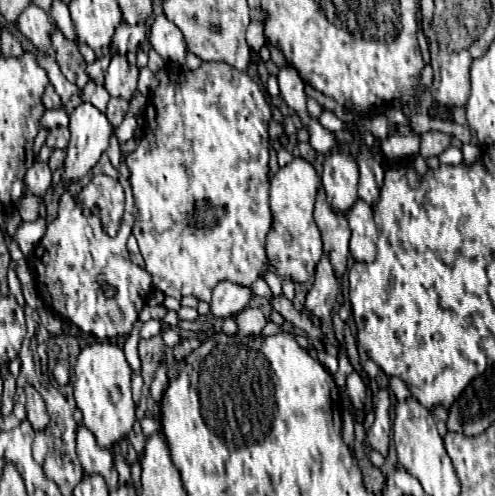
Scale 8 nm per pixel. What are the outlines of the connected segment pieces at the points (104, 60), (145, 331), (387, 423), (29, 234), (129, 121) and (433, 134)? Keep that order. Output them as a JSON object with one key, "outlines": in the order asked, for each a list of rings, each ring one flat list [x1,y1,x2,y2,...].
{"outlines":[[[104,51,99,61,95,61,93,65,87,65,87,73,95,83,103,83,103,73,107,69,107,63,110,63,112,56,108,51]],[[150,319,149,321,143,324,143,327,140,332,140,336,143,339,149,339,161,331,161,325,158,320]],[[379,389,375,423,369,429,369,443,383,457,387,455,389,449,389,435,391,435,391,401,389,401,389,393,385,389]],[[39,217,35,222,22,221,19,227,17,227,14,239,18,242,19,248,25,258,31,255,31,251,34,250,36,244,45,234,46,227,45,217]],[[127,115,127,117,125,117,125,121,115,129,115,137,117,137,117,141,119,141,119,143,123,143,123,141,131,139,131,137,133,137,135,127,137,127,135,117,133,117,133,115]],[[427,131,421,135,421,157,433,157,433,155,441,155,445,149,449,149,451,145,451,135,441,133,441,131]]]}

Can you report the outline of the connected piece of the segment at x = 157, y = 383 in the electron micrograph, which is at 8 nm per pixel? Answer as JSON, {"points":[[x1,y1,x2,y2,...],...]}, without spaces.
{"points":[[161,363,150,386,150,394,156,402,159,402,162,399,162,395,168,385,168,382,167,368,164,363]]}

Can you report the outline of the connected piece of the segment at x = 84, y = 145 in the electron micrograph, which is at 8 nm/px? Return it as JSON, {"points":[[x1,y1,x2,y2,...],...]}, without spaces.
{"points":[[83,101,69,113,69,131,71,141,63,171,65,185,91,171,101,153,109,147,113,127,97,107]]}

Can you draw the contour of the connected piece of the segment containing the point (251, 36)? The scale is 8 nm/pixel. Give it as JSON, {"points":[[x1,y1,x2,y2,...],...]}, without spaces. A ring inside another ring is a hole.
{"points":[[251,19,249,29,247,29,247,43,253,51,259,51,265,45,265,33,263,33,263,25,257,23,255,19]]}

